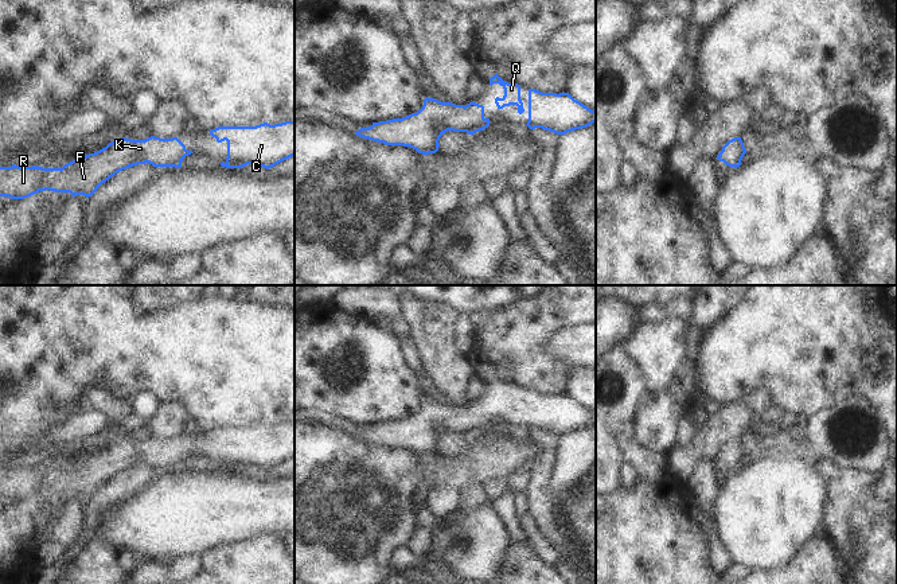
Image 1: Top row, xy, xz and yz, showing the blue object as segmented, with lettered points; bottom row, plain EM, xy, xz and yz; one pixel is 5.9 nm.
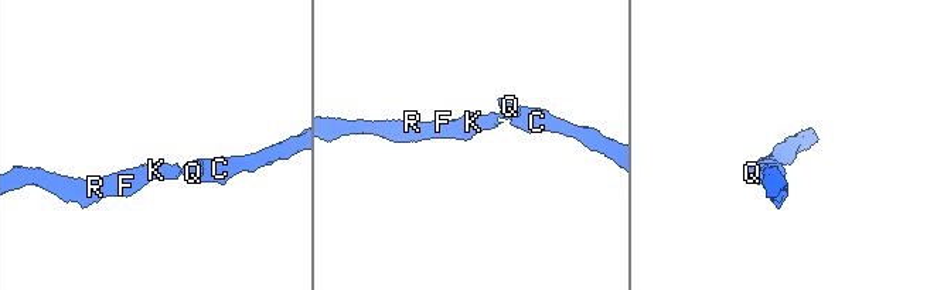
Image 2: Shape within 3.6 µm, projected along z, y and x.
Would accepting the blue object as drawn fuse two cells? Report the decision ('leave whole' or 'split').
leave whole

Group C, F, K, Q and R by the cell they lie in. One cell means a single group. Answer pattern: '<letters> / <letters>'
C F K Q R

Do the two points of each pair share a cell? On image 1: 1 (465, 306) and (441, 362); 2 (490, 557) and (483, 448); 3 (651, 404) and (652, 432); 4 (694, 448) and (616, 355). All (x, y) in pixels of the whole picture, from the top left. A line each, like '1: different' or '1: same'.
1: different
2: different
3: same
4: different

